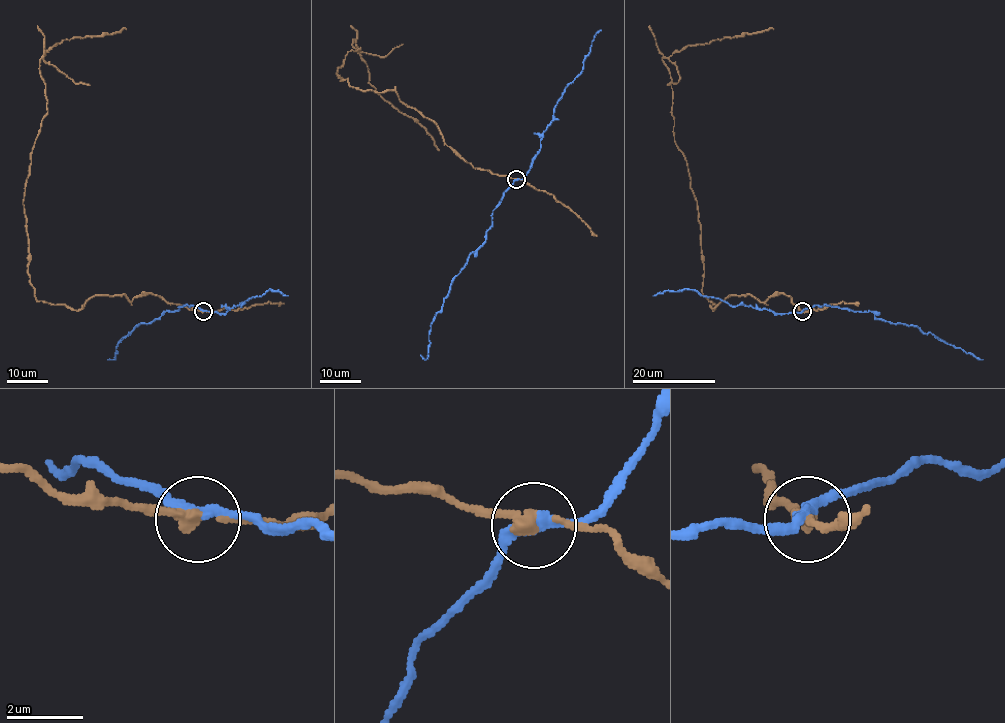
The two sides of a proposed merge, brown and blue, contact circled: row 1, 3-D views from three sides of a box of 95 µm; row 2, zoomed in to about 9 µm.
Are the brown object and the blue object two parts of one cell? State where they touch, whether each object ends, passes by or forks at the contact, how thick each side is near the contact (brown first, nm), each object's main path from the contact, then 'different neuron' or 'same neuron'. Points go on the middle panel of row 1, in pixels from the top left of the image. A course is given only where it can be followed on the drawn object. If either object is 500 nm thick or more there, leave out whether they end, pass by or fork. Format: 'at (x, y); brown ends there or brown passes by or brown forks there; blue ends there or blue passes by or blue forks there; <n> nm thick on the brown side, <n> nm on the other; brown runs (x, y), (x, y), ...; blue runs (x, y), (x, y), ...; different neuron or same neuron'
at (516, 179); brown passes by; blue passes by; 280 nm thick on the brown side, 280 nm on the other; brown runs (516, 179), (461, 158), (393, 90), (341, 81), (338, 68), (360, 48), (353, 39), (369, 82), (439, 150); blue runs (516, 179), (493, 211), (485, 241), (469, 255), (452, 281), (431, 325), (428, 357), (425, 360), (420, 354); different neuron

